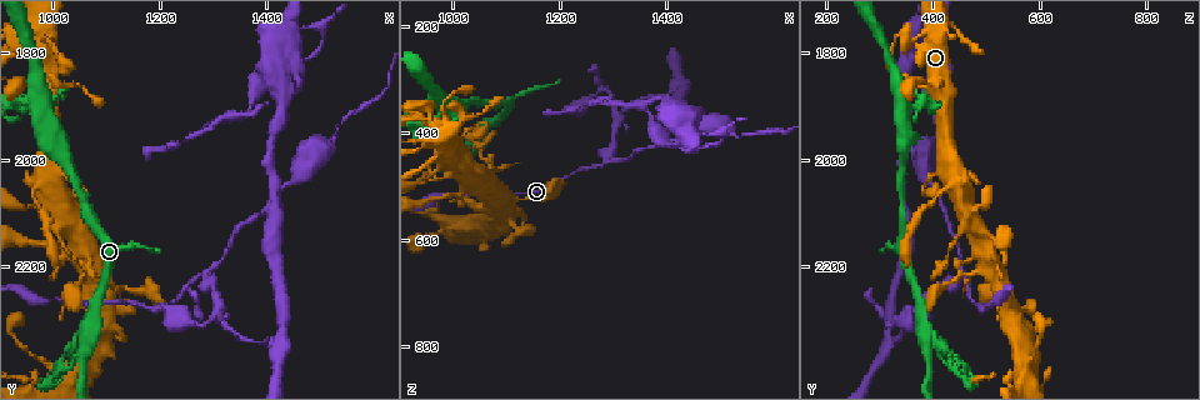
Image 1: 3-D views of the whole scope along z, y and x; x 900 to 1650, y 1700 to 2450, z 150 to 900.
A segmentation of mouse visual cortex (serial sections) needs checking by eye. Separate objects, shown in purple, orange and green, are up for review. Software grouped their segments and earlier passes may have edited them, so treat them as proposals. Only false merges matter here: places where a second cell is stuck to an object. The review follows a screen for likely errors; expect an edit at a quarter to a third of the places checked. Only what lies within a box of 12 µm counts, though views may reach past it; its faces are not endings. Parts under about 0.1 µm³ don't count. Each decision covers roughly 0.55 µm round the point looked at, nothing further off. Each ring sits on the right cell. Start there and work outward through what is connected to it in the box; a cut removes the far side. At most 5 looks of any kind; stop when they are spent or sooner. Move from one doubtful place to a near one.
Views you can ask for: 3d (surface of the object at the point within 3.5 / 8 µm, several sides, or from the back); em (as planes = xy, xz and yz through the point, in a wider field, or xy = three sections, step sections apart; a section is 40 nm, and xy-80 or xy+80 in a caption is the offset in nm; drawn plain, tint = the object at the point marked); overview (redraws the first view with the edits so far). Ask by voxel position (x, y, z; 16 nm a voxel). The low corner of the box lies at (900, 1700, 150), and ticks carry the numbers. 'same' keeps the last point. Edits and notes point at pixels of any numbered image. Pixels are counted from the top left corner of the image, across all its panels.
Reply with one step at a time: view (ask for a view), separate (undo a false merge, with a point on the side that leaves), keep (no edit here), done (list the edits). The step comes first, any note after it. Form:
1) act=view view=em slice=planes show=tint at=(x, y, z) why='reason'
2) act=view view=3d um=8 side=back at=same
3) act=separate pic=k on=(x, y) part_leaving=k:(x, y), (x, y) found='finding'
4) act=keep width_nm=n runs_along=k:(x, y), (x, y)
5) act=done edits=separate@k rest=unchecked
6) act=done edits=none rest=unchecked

act=view view=3d um=8 at=(1280, 2220, 455) why='branch point'

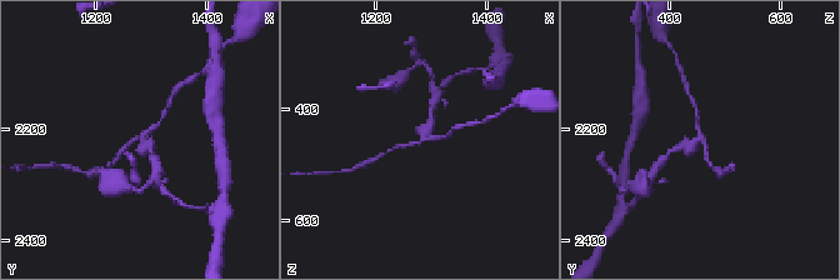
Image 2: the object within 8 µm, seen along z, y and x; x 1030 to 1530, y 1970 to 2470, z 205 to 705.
act=view view=em slice=planes show=tint at=(1280, 2220, 450) arms=3 arm_widths_nm=150,150,150

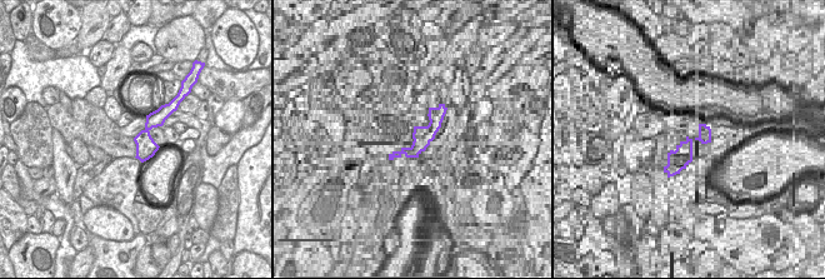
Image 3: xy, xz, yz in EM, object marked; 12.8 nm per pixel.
act=separate pic=2 on=(145, 150) part_leaving=2:(700, 140), (676, 146), (661, 161) found='a second cell is stuck on'

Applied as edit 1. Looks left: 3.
act=view view=3d um=3.5 at=(1505, 1975, 395) why='calibre changes'

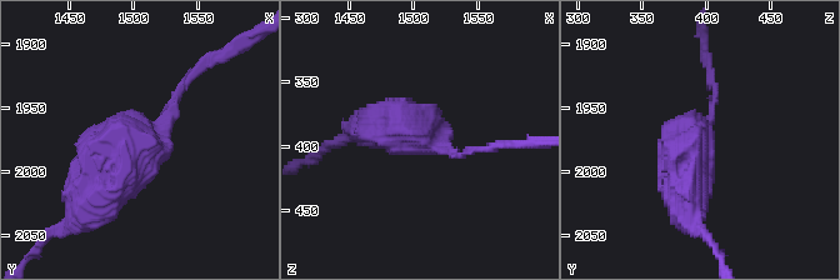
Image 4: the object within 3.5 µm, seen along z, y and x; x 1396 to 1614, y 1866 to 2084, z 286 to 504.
act=view view=em slice=xy step=2 show=tint at=(1508, 1974, 394) arm_widths_nm=100,600

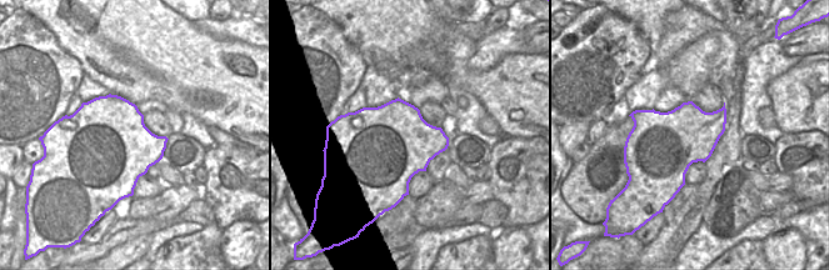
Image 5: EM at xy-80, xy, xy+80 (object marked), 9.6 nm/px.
act=keep runs_along=4:(93, 200), (193, 74) found='all the same cell'

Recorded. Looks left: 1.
act=done edits=separate@2 rest=unchecked

